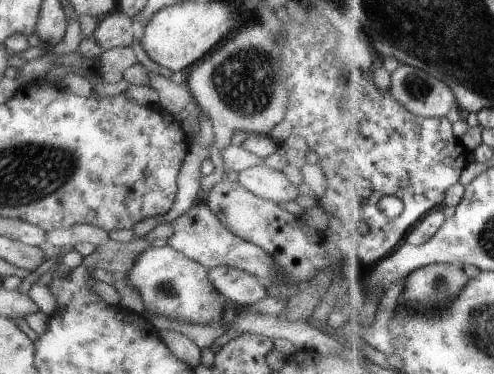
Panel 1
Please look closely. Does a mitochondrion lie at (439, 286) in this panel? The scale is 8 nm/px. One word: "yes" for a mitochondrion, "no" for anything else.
yes

